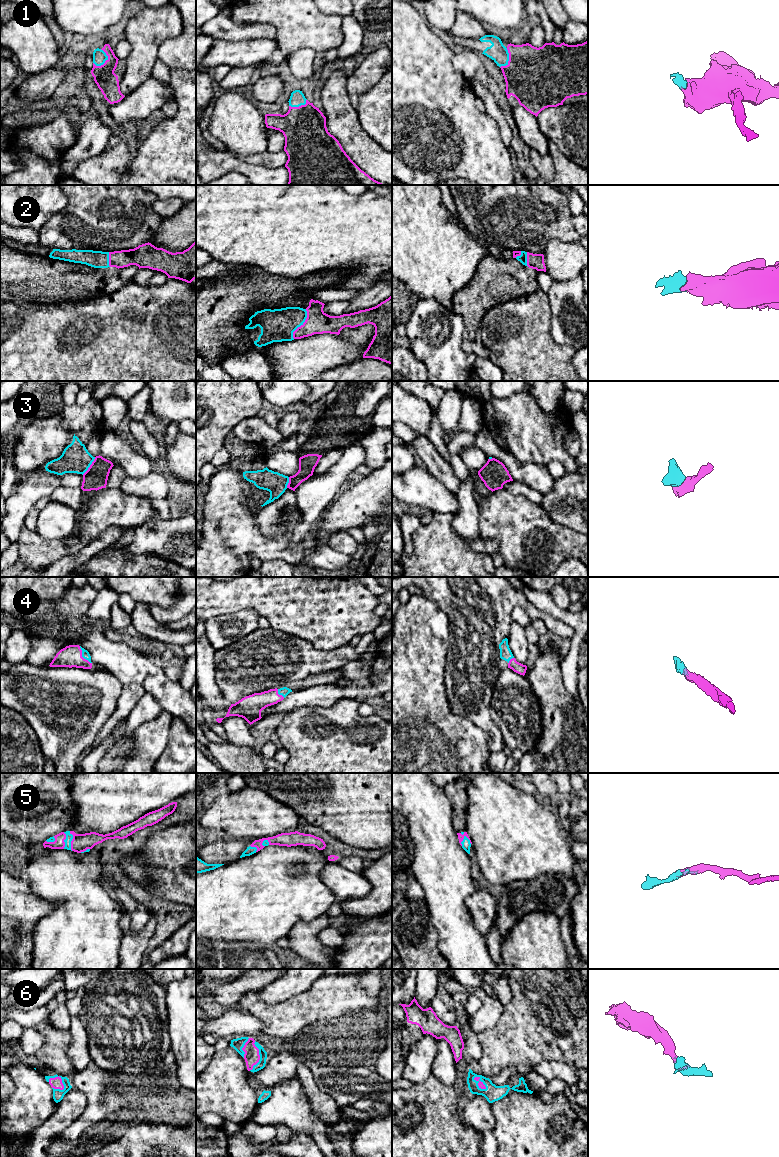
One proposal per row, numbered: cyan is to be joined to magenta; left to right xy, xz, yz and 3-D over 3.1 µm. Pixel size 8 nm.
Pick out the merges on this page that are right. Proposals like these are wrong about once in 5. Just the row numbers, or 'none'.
1, 2, 4, 5, 6

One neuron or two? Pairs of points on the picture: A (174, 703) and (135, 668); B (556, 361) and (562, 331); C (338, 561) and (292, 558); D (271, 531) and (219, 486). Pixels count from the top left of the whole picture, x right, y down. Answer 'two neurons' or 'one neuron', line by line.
A: one neuron
B: two neurons
C: two neurons
D: two neurons

